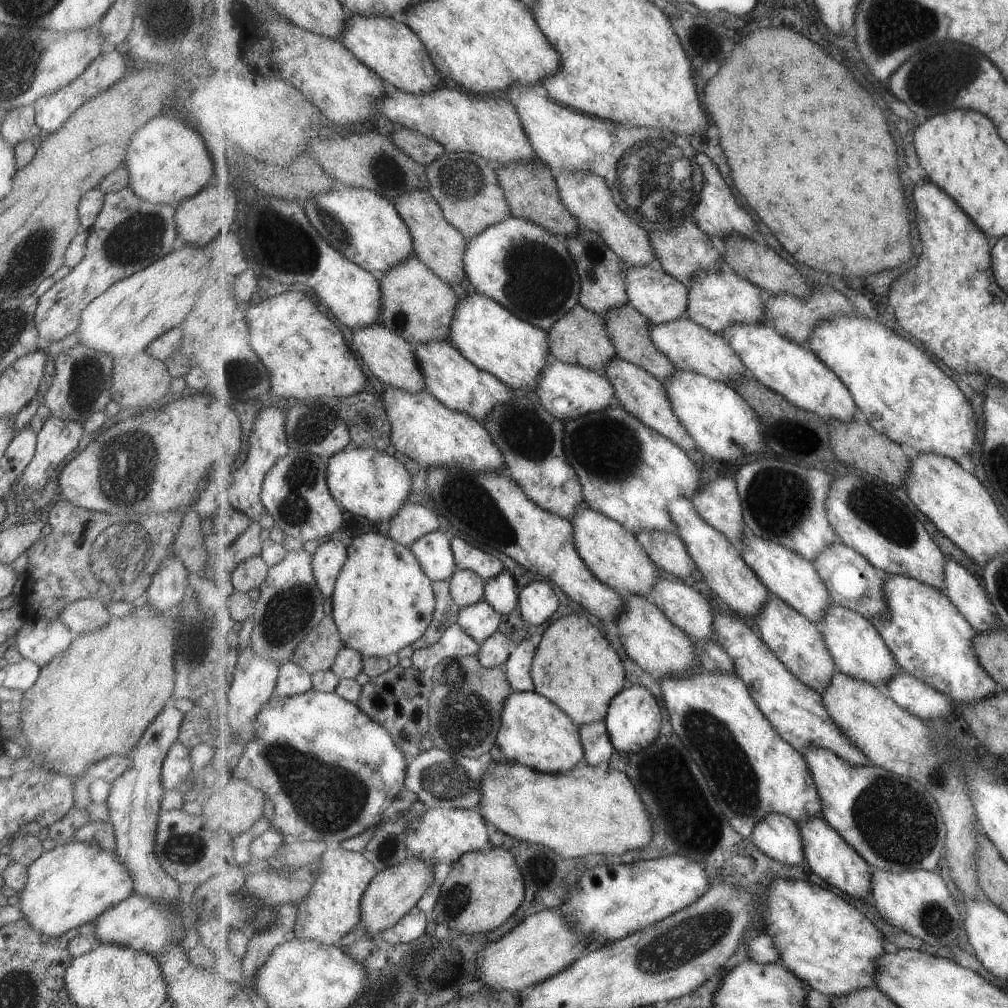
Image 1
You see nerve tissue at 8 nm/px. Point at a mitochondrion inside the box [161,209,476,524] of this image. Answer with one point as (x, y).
(298, 245)

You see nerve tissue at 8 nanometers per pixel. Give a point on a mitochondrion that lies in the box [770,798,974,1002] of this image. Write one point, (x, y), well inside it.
(934, 918)

